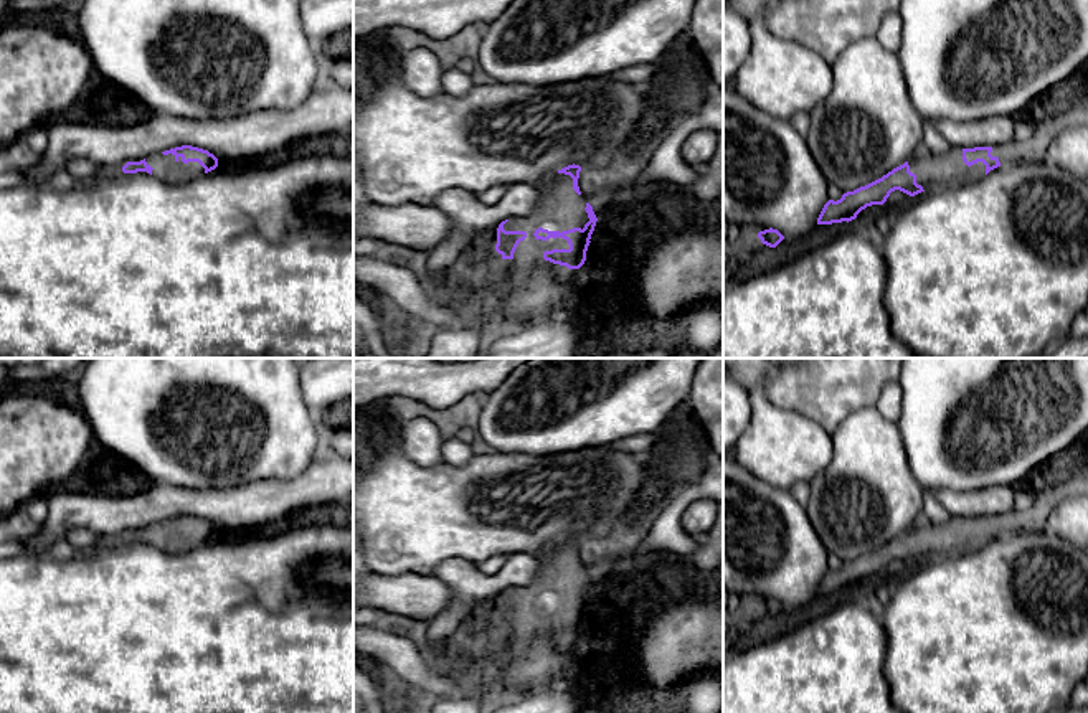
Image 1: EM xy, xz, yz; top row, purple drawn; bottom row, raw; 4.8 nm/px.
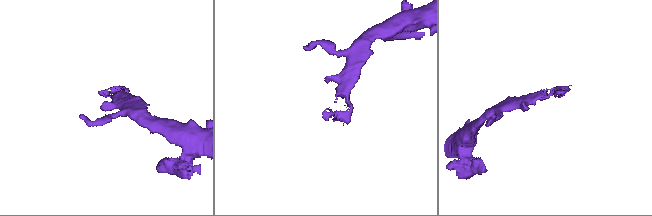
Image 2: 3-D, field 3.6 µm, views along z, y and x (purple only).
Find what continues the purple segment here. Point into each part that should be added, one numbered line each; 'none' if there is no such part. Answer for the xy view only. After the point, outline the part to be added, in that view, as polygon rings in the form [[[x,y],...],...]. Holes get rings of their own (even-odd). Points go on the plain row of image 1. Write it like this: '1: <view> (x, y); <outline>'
1: xy (165, 537); [[[157,523],[145,528],[145,531],[154,538],[152,545],[165,551],[190,550],[205,543],[205,538],[198,531],[183,533],[182,526],[177,528],[172,523]]]

